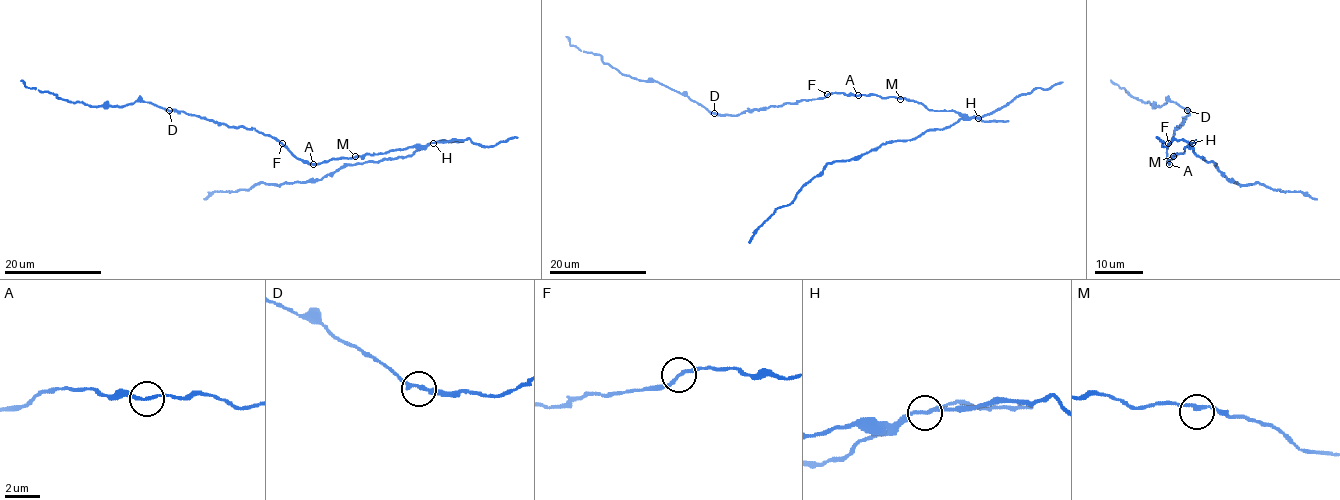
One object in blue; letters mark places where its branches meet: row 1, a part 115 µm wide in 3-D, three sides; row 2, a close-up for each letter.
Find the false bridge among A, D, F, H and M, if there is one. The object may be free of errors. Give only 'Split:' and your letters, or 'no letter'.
Split: H

